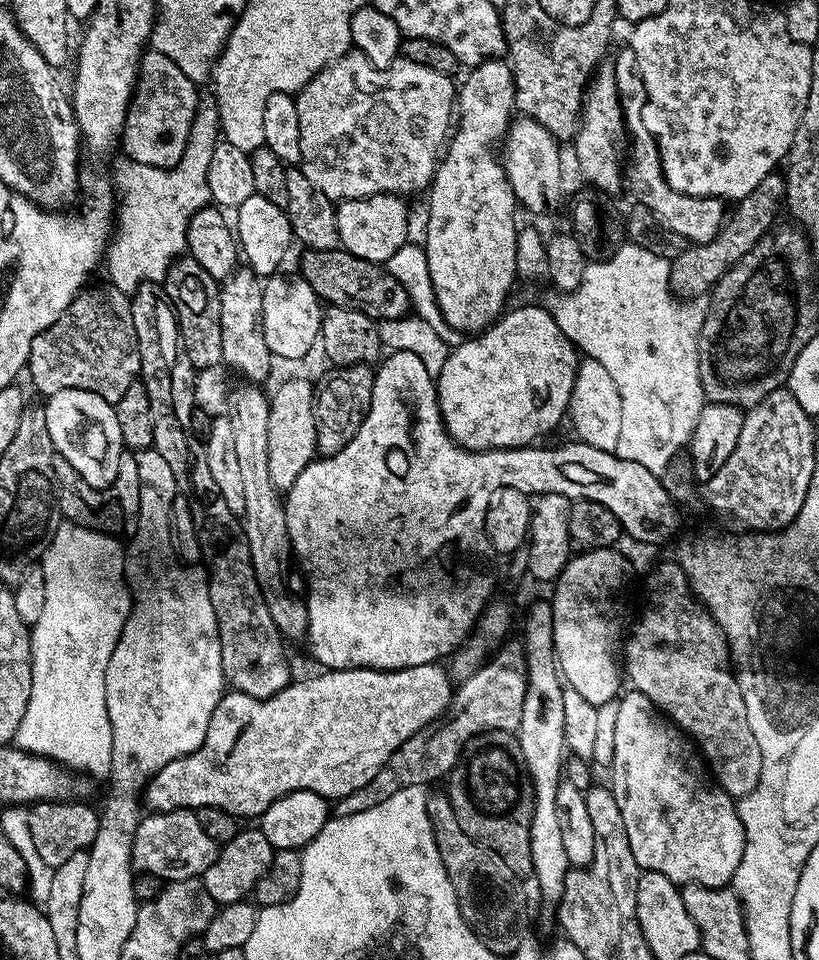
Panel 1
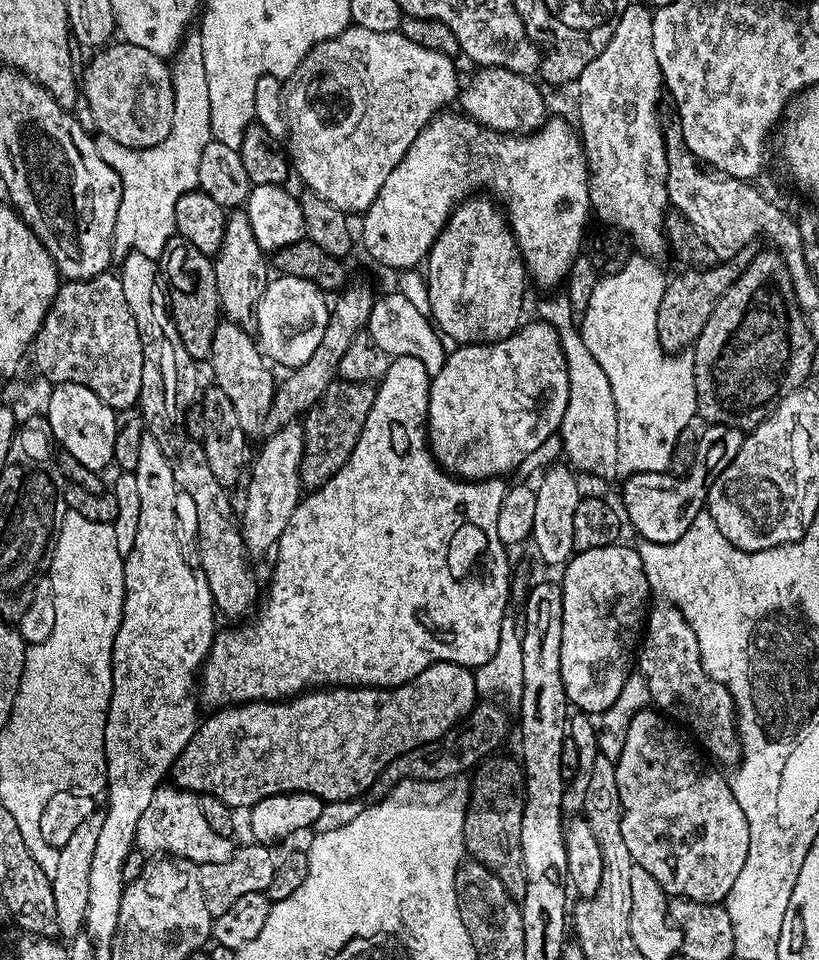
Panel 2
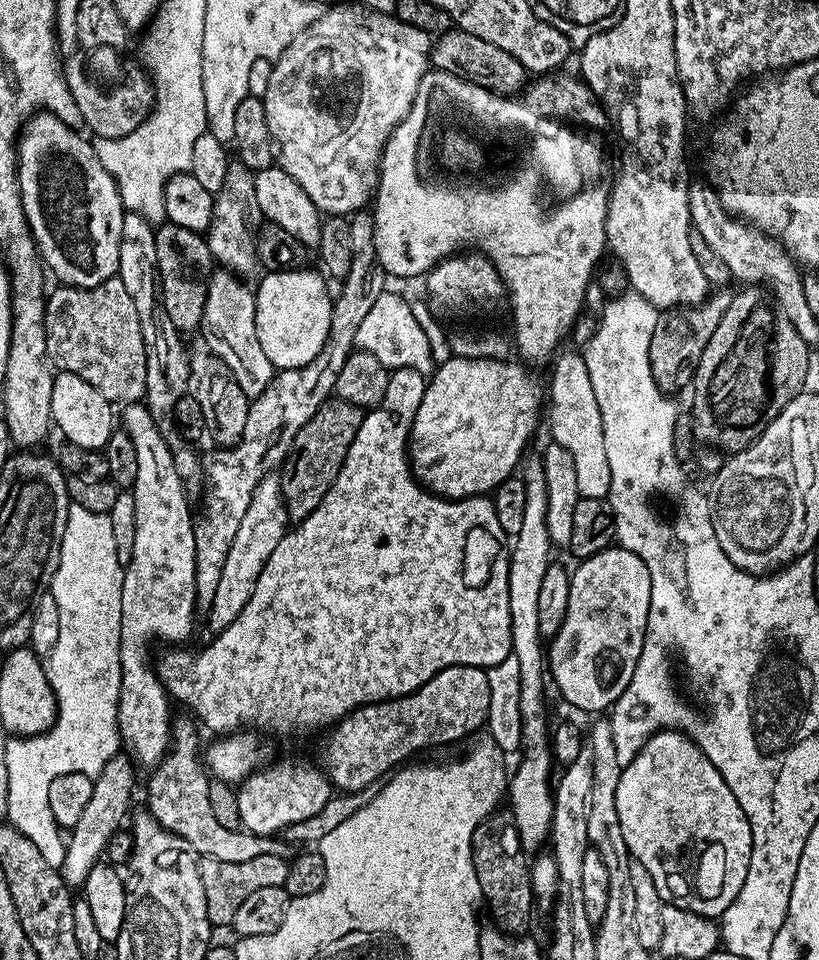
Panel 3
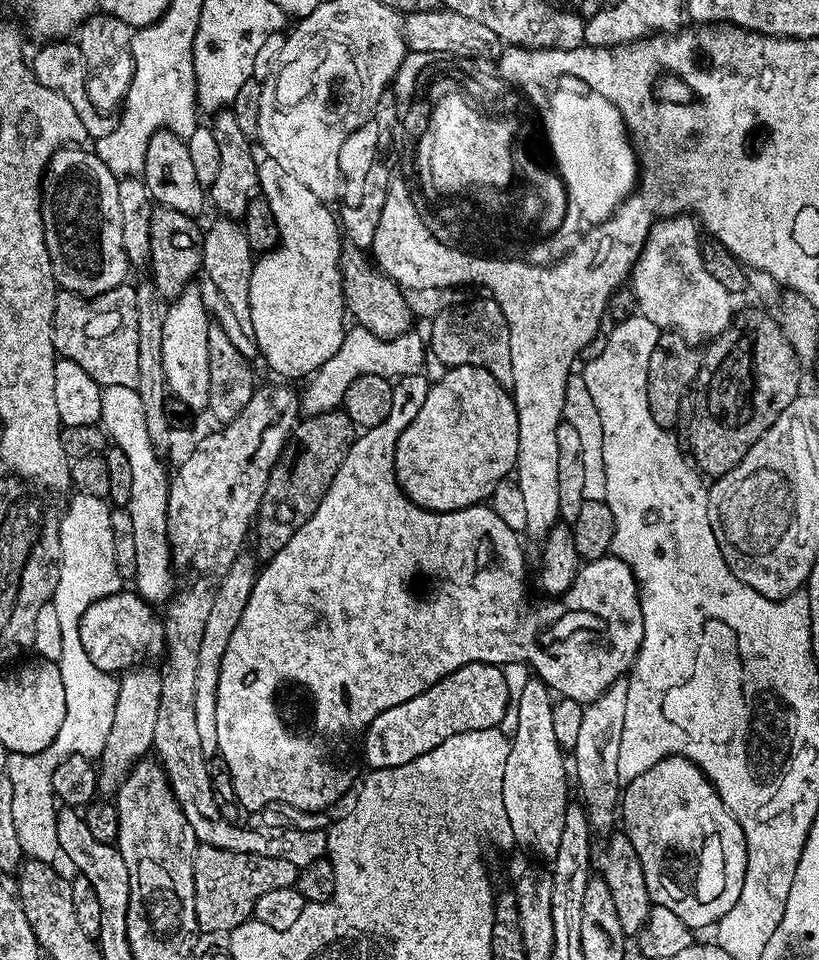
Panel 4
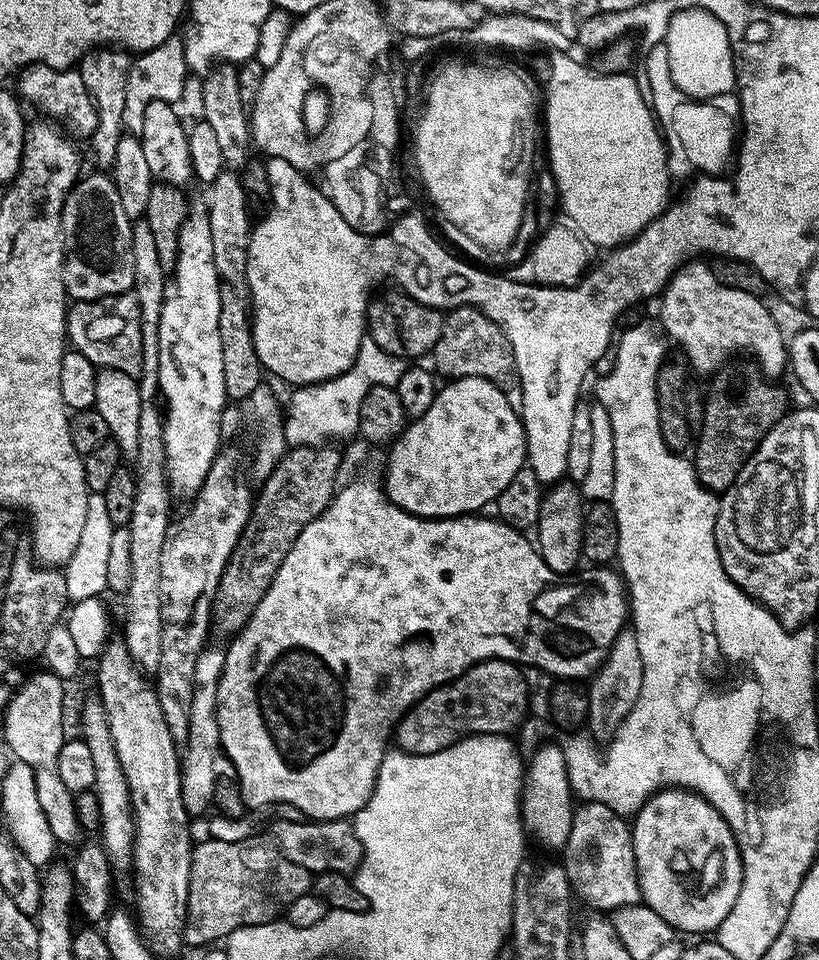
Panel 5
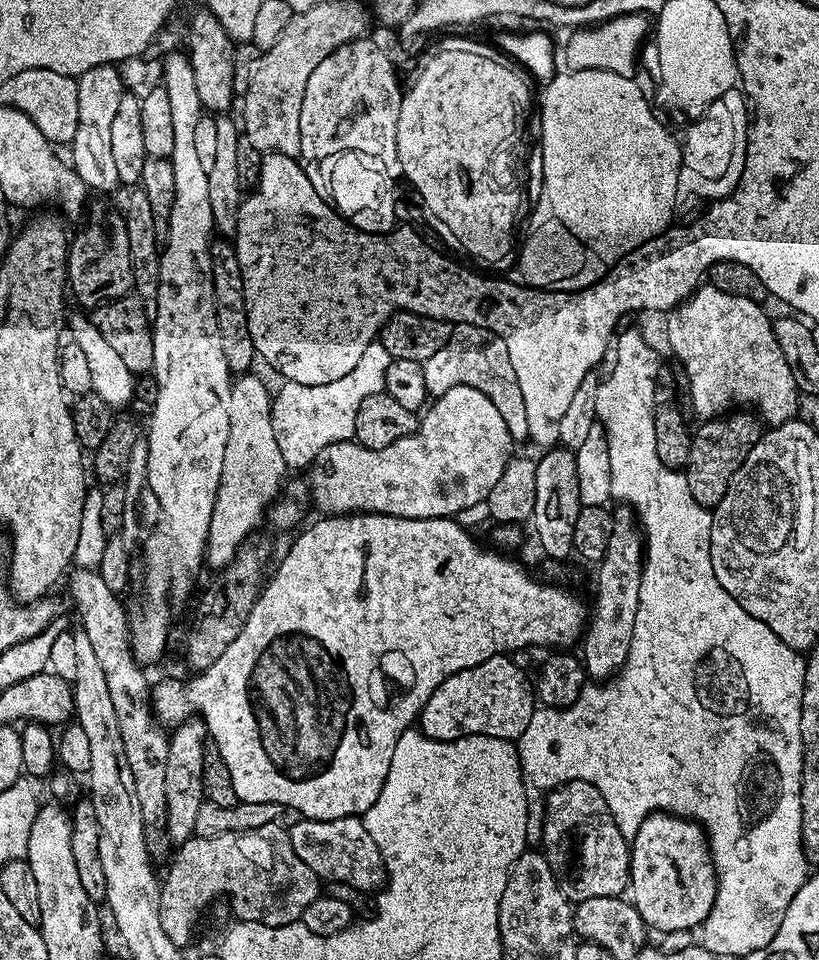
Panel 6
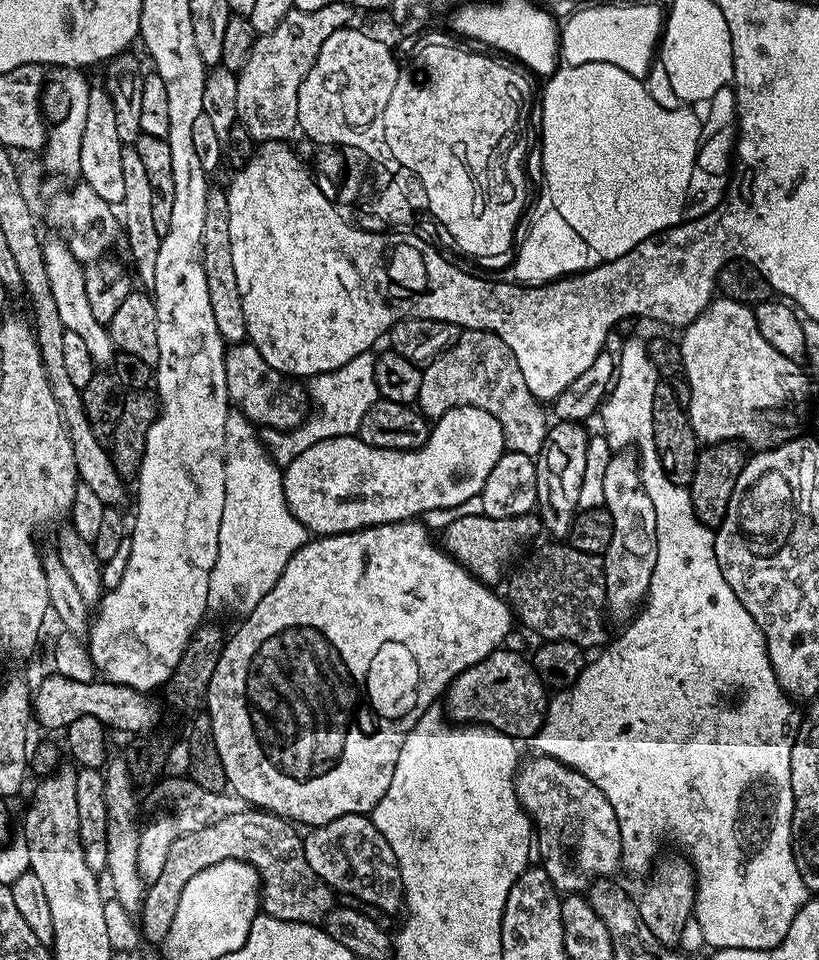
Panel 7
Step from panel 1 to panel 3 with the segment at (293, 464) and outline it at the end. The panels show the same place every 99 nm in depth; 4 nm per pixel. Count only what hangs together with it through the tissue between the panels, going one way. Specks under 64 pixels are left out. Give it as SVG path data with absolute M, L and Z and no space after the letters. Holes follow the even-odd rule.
M279 475L264 476L254 490L254 498L250 498L250 507L242 517L238 534L234 534L234 542L230 542L230 554L226 554L222 578L218 578L218 590L206 614L206 620L213 633L226 630L226 626L230 626L230 622L234 622L238 614L242 614L246 602L250 602L250 594L254 594L258 574L262 574L266 562L270 562L270 554L274 554L278 542L282 542L282 538L289 530L288 505L284 502L284 491L280 489Z

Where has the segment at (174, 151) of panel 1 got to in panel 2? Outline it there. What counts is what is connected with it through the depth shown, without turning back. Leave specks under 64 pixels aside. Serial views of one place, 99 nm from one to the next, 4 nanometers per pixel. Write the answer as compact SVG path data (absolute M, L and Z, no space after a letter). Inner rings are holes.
M112 42L91 53L92 61L85 63L84 100L96 123L95 131L103 139L113 140L127 148L149 148L166 142L170 126L174 126L174 82L169 61L158 54L149 54L143 46Z

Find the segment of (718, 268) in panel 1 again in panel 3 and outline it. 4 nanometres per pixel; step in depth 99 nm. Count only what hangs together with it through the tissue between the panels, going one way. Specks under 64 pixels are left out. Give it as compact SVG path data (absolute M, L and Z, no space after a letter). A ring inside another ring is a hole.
M720 286L700 304L682 308L665 308L657 315L654 330L650 334L650 372L665 394L677 394L689 387L696 377L696 367L702 358L702 350L706 350L706 342L714 334L714 326L722 322L722 314L726 314L726 306L730 306L734 292L731 287Z

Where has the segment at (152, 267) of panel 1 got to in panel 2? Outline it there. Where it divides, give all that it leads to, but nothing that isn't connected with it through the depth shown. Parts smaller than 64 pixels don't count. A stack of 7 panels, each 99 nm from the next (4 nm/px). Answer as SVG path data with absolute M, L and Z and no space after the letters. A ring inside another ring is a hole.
M189 31L184 37L170 67L174 82L174 126L170 126L166 142L158 142L158 146L149 148L127 148L113 140L96 140L96 149L98 154L102 154L102 162L106 162L120 176L120 205L112 239L113 253L120 258L127 256L129 252L141 252L156 258L167 249L169 240L177 235L174 210L178 206L178 198L199 189L198 162L202 162L202 150L206 150L206 146L213 140L210 86L206 82L206 62L202 62L202 38L199 31Z

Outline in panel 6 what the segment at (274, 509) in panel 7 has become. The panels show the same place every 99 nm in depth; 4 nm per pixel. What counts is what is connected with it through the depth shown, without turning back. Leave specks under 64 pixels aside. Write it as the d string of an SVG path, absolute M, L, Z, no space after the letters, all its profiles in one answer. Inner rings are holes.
M240 374L230 386L230 434L226 438L226 454L222 454L222 478L218 486L218 494L214 502L214 514L210 518L208 531L207 567L219 570L232 560L236 549L253 535L252 532L266 520L266 513L273 500L281 495L280 483L284 480L286 465L282 453L278 451L278 442L274 438L272 417L273 393L253 374Z

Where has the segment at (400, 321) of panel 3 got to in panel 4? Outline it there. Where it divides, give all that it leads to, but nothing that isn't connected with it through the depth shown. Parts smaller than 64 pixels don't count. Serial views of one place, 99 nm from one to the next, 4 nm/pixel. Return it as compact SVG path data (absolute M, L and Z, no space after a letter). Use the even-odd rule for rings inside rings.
M352 326L342 338L342 346L325 362L317 372L312 373L308 386L302 391L302 412L304 416L317 416L323 412L335 412L344 403L344 395L350 382L366 374L378 374L389 378L414 376L424 371L426 342L415 330L409 330L393 340L378 338L365 328Z

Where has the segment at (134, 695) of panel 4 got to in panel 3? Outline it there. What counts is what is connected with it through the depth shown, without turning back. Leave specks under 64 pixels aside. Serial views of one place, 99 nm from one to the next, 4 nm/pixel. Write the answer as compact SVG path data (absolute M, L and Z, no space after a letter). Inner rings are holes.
M117 754L106 762L106 766L93 779L94 794L90 794L90 803L82 810L82 818L70 829L66 840L66 858L62 862L60 877L69 882L82 882L90 870L101 861L104 847L112 840L112 835L120 828L120 823L130 816L128 807L132 804L132 791L136 788L136 772L133 761L127 755Z

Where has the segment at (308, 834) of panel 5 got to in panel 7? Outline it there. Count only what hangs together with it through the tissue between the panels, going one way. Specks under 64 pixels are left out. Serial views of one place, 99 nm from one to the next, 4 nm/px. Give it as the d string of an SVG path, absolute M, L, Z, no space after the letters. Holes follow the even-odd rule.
M364 814L334 818L325 824L315 825L309 832L312 833L303 837L306 862L310 862L310 870L314 870L314 874L322 878L322 882L326 882L333 893L352 895L359 903L370 903L386 913L396 914L404 908L404 883L394 850L390 850L390 842L382 838L371 818Z

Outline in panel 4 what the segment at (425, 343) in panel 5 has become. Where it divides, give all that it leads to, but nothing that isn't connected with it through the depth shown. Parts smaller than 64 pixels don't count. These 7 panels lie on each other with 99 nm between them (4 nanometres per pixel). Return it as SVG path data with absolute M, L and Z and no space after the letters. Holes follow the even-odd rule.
M345 243L340 249L340 279L344 289L344 303L349 317L357 325L383 340L393 340L413 327L414 315L408 305L405 289L375 267L373 261L353 244Z

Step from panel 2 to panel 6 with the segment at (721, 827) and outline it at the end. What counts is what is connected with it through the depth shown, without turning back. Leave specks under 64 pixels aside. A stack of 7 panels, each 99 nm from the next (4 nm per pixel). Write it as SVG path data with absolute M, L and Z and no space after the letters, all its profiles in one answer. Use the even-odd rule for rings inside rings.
M653 812L638 826L638 834L630 842L630 903L636 907L640 917L644 919L645 925L657 933L663 934L670 930L682 930L683 928L699 929L704 923L704 919L710 914L714 906L716 897L716 867L712 861L712 852L708 849L708 838L704 835L703 828L694 820L688 819L687 816L674 816L670 812Z

